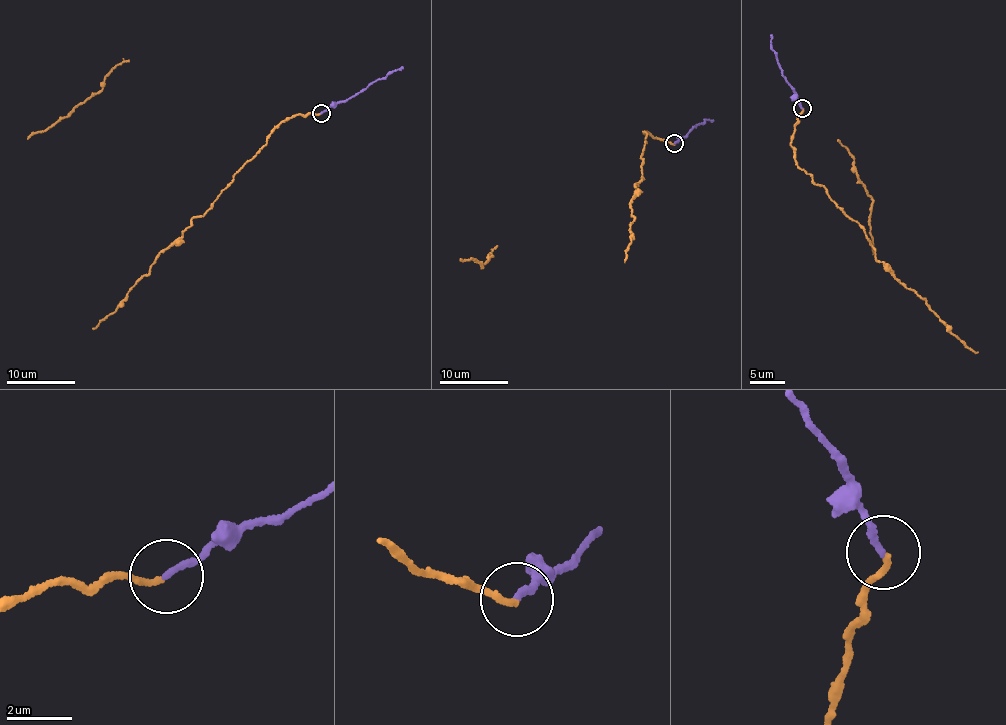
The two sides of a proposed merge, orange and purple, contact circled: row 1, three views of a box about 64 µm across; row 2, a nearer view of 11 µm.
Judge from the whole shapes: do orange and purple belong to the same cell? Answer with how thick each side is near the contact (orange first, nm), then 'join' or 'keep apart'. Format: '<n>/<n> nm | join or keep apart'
160/200 nm | join

